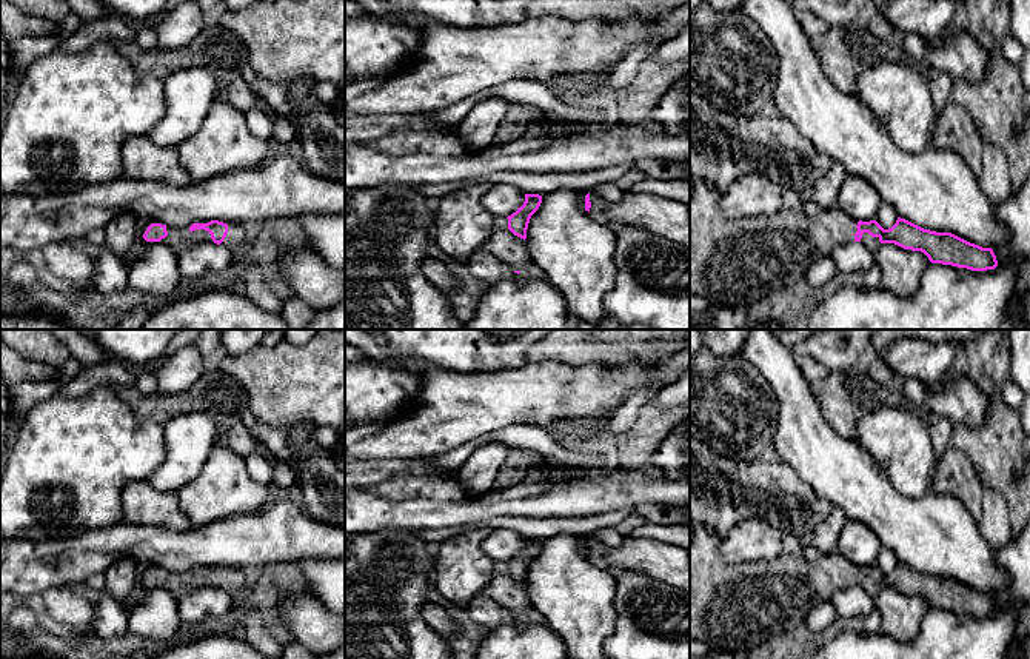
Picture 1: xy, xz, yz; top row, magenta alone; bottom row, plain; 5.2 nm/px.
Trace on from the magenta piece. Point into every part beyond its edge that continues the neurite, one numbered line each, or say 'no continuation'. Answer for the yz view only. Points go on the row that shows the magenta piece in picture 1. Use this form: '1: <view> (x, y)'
1: yz (873, 244)

